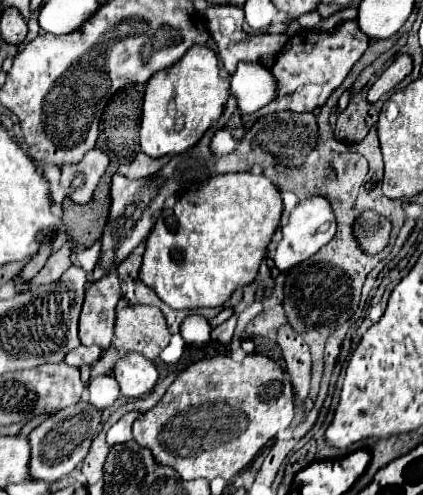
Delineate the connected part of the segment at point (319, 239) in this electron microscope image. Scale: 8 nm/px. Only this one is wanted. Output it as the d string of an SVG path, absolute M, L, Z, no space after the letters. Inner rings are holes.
M308 197L304 201L300 201L288 215L286 225L280 227L280 239L276 243L276 251L274 251L274 265L278 271L288 271L294 265L298 265L300 261L308 259L310 255L314 255L314 251L318 251L320 247L324 247L336 231L336 223L334 223L334 215L330 211L330 203L324 197Z

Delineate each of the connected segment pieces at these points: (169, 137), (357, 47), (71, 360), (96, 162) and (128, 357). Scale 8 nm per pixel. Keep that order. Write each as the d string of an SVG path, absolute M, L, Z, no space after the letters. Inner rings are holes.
M194 45L180 63L162 69L150 77L142 101L140 123L140 149L152 159L164 155L184 153L194 147L200 137L220 119L226 101L230 97L230 79L222 73L216 53L206 45ZM182 119L182 129L176 129L176 121Z
M344 21L334 31L314 31L314 29L300 29L294 33L278 57L270 67L278 87L276 97L262 109L250 115L242 115L242 125L248 131L262 115L272 115L278 111L294 111L294 113L312 113L316 107L322 107L332 91L340 87L352 65L360 59L360 55L368 47L368 35L364 35L358 27L358 21Z
M80 345L78 349L70 351L66 355L66 363L72 367L80 367L80 365L92 365L94 361L98 361L102 355L102 347L98 345Z
M92 149L84 155L82 163L62 167L60 185L66 189L68 197L74 203L84 205L92 199L92 193L94 193L100 177L104 175L108 163L110 163L110 159L104 151Z
M128 351L114 365L114 375L124 397L142 397L158 381L158 369L138 351Z

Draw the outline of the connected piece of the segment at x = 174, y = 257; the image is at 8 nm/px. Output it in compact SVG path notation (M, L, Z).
M224 173L214 175L198 185L194 193L186 193L172 209L164 207L146 239L144 261L140 267L140 279L156 291L156 295L172 309L200 309L218 307L230 299L230 295L248 283L258 273L260 263L266 257L266 247L272 241L282 219L282 199L278 187L262 173Z

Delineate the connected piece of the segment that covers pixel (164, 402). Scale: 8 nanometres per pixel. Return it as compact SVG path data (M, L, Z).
M260 353L246 355L242 361L234 361L228 355L208 357L190 365L164 393L158 405L146 411L134 421L132 433L134 441L142 447L148 447L154 455L154 461L164 467L172 467L182 479L206 479L214 477L232 479L244 471L258 451L280 431L286 429L294 419L294 397L292 385L286 371L272 359Z

